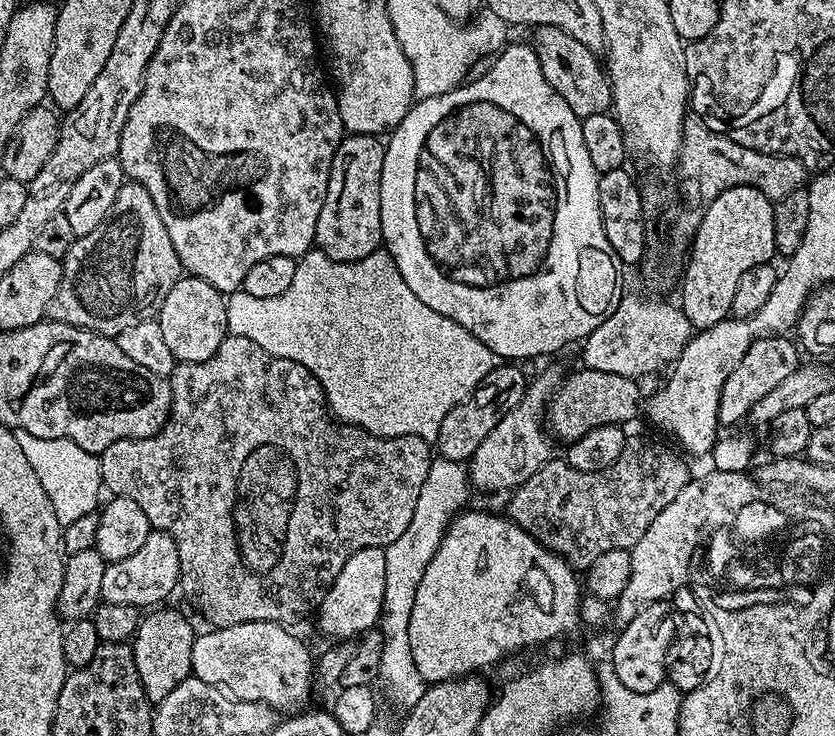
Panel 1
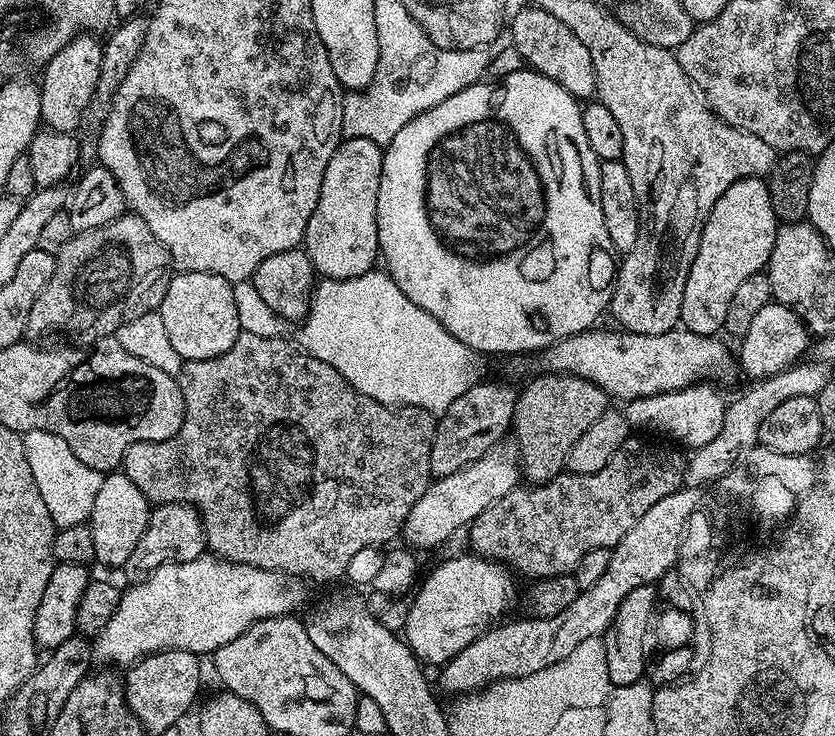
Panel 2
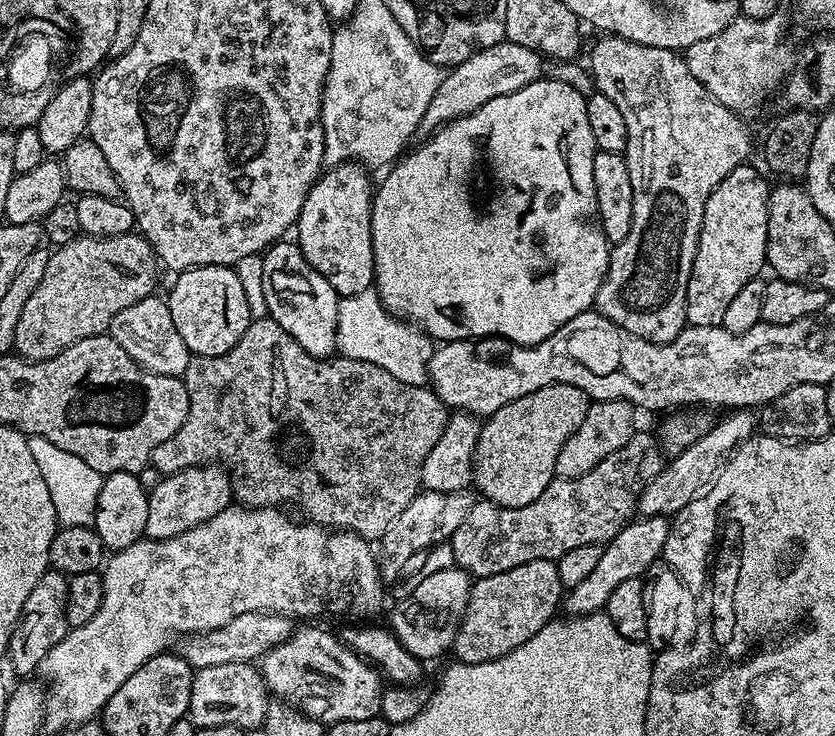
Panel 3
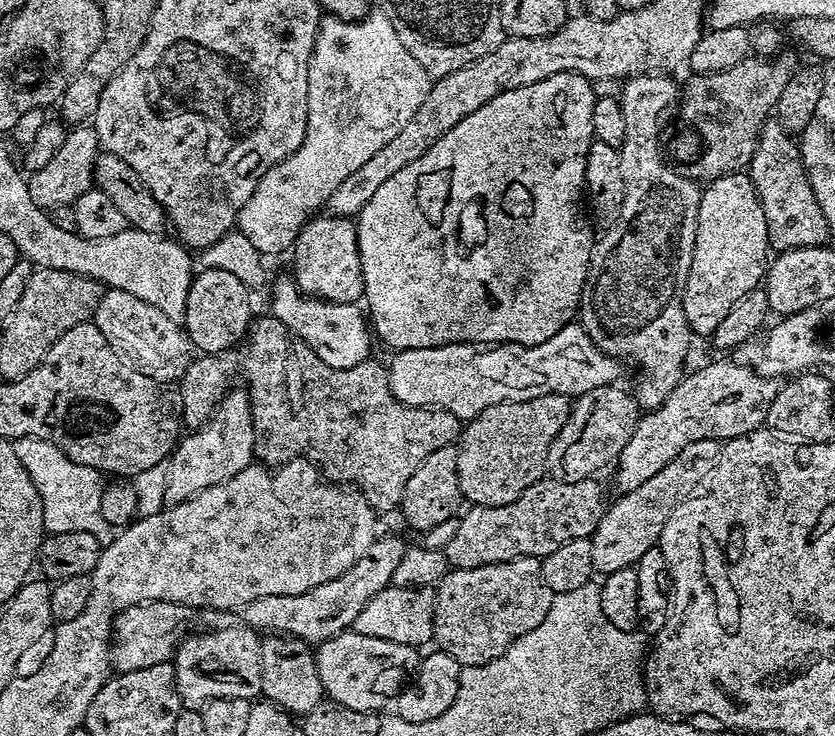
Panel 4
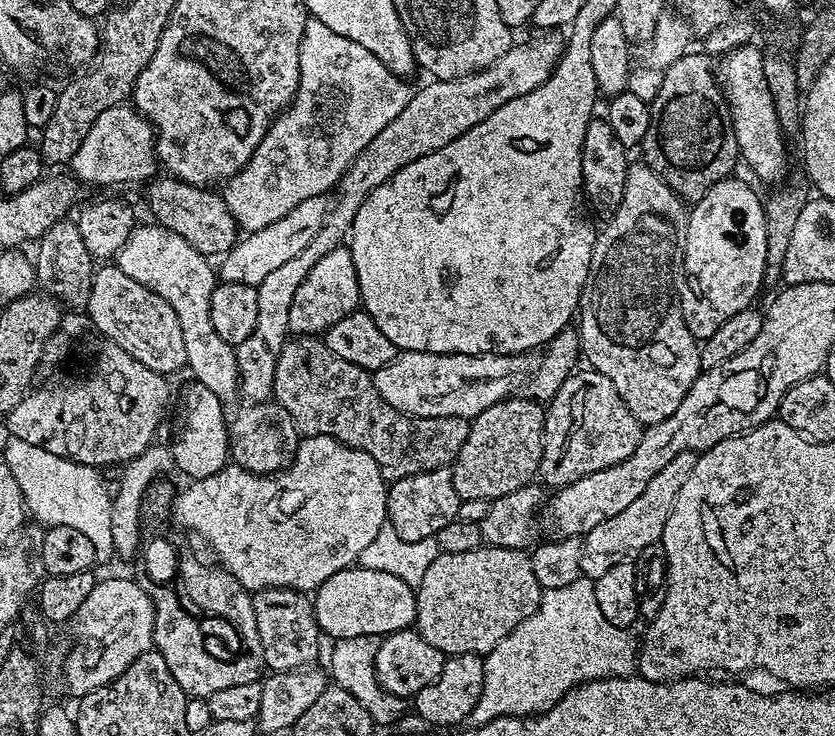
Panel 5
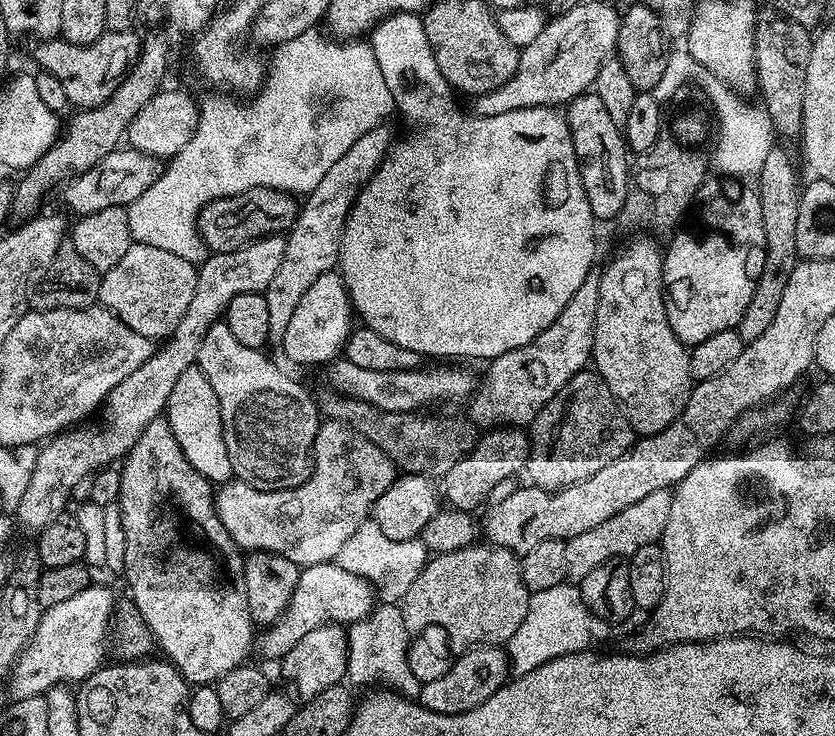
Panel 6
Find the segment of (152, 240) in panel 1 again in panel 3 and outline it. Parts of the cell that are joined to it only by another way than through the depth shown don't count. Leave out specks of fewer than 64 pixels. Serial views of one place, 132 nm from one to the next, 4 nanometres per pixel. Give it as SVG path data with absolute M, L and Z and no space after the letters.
M136 230L118 234L118 238L94 238L81 234L69 244L59 245L49 255L42 282L38 282L30 298L26 298L26 306L22 306L22 318L18 318L16 327L15 351L23 359L33 362L48 360L82 338L105 335L111 329L118 310L126 310L126 306L134 306L134 302L142 302L142 298L157 291L156 266L155 250L147 238Z

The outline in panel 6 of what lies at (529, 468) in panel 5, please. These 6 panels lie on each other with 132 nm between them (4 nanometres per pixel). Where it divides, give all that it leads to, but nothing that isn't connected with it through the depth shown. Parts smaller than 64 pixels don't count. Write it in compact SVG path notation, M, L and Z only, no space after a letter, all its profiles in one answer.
M496 426L489 432L492 432L489 436L481 435L474 450L470 450L462 462L454 462L442 478L443 499L460 512L475 513L476 508L483 509L489 503L488 495L496 483L511 476L519 477L525 471L530 447L529 433L520 426Z

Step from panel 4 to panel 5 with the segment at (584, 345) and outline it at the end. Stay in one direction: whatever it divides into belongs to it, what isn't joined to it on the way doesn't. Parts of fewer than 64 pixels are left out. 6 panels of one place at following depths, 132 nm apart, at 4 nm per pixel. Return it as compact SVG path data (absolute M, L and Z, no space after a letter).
M400 352L386 366L372 373L372 381L394 406L394 410L408 416L446 418L462 416L471 418L482 414L500 400L509 399L512 387L520 376L519 355L495 356L494 354L434 354L433 352Z

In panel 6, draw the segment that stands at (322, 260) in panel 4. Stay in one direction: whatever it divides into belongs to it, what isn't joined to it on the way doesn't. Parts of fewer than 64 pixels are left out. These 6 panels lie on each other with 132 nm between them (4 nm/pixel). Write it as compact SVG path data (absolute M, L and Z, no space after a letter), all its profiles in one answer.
M335 271L322 274L322 278L315 280L314 286L302 294L302 302L294 306L294 314L286 325L282 341L284 356L296 364L331 365L343 353L344 343L353 327L354 309L344 279Z

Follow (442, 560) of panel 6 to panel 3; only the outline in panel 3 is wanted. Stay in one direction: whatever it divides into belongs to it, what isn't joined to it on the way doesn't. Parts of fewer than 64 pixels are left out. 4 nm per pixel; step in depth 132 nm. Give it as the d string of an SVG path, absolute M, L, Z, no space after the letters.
M554 560L526 562L522 566L514 566L514 570L502 570L502 574L490 574L473 579L464 617L460 619L460 625L450 649L451 655L456 655L453 657L461 664L477 664L497 660L510 654L518 646L534 638L534 634L538 634L538 630L542 630L542 626L546 626L549 620L557 615L565 592L564 584L558 578Z

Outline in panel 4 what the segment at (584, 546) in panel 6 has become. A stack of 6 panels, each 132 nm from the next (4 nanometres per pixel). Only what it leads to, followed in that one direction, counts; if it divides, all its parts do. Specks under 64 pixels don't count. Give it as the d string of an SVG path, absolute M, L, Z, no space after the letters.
M718 440L690 442L690 446L686 446L686 450L678 454L678 458L674 458L674 462L662 466L662 470L658 470L654 478L642 482L638 490L617 495L617 500L605 507L604 516L590 537L594 550L593 573L607 574L633 567L638 558L646 554L646 550L657 547L662 526L666 526L666 518L670 518L676 507L701 487L700 479L703 476L705 479L715 468L721 447L721 441Z

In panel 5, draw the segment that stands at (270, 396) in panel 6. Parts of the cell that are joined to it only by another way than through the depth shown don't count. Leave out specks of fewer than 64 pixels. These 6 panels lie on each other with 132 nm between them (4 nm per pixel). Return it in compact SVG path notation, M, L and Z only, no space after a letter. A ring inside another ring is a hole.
M155 222L149 225L149 228L133 227L122 250L114 257L115 267L170 304L182 326L187 371L192 371L194 380L212 390L220 401L227 401L227 396L237 395L240 375L236 370L235 347L222 342L210 322L210 294L218 283L217 269L213 261L194 250L186 238L178 238L178 234ZM256 402L244 407L248 408L242 409L233 420L231 417L227 425L231 463L259 476L283 472L296 457L298 443L298 433L290 414L275 402Z

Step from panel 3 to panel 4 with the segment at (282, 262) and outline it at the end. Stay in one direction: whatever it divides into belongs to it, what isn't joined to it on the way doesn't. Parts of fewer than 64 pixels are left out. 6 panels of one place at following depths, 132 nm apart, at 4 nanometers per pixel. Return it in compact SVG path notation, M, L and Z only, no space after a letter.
M288 274L277 278L272 292L276 301L270 308L271 315L276 316L282 326L291 330L298 339L306 342L306 346L310 346L310 350L326 362L326 366L334 366L334 370L350 370L350 366L358 366L373 355L374 336L370 331L370 321L359 303L339 304L305 296Z

